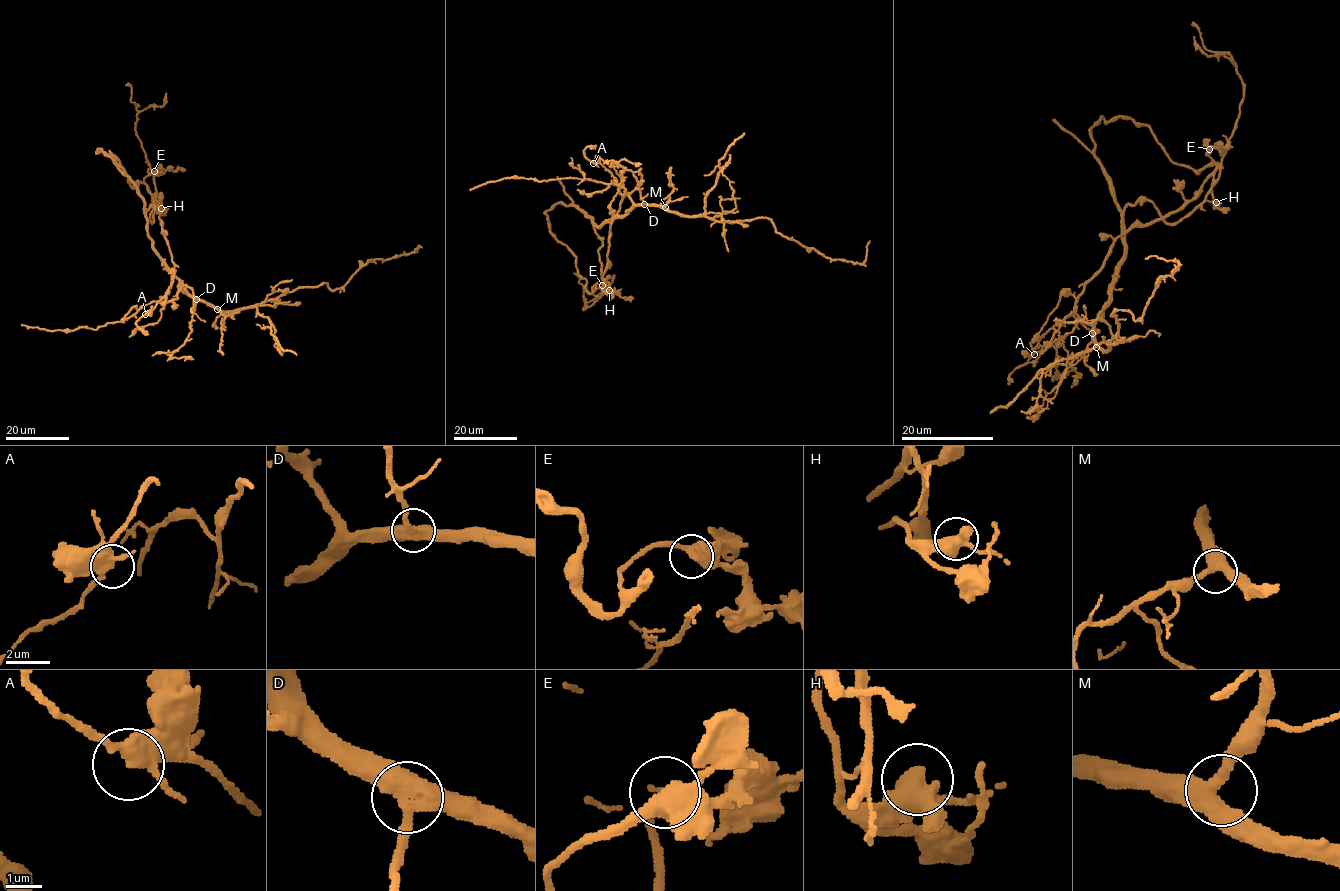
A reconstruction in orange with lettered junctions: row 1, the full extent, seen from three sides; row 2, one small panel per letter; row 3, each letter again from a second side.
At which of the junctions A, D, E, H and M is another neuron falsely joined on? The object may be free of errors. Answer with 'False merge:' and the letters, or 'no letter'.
False merge: no letter

